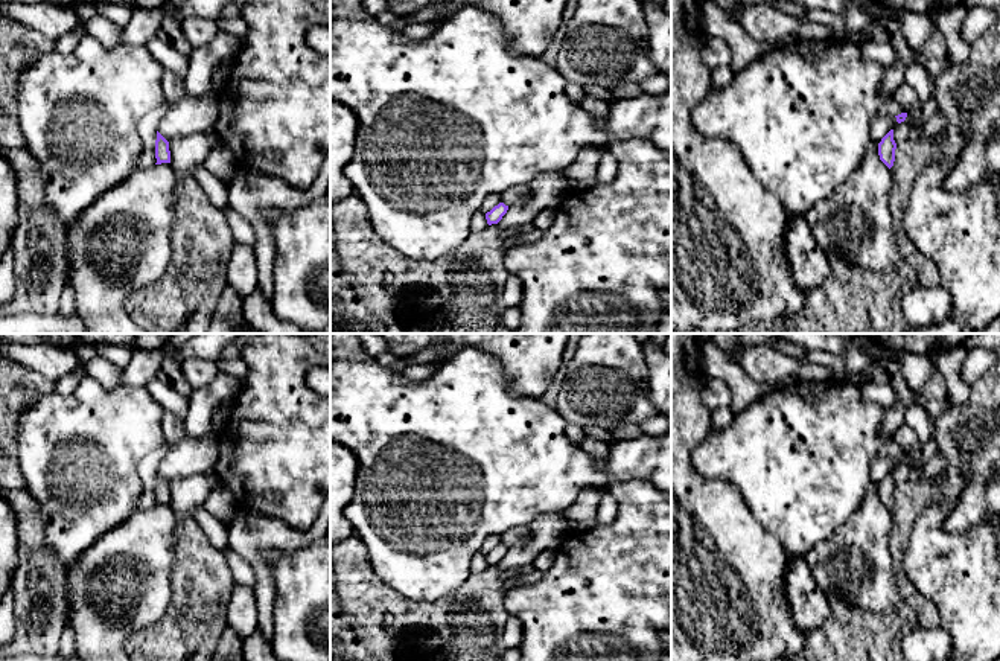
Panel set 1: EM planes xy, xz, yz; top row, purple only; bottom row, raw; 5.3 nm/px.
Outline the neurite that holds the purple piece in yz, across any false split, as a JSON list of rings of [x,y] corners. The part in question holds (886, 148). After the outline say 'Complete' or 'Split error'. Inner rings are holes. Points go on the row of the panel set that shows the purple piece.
[[[890,129],[878,143],[880,160],[890,169],[895,161],[896,143],[893,140],[893,129]]]. Complete

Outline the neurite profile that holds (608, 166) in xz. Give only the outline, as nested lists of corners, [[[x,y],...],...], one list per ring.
[[[604,151],[595,172],[597,184],[606,184],[613,181],[616,174],[618,174],[618,160],[615,158],[615,155]]]

